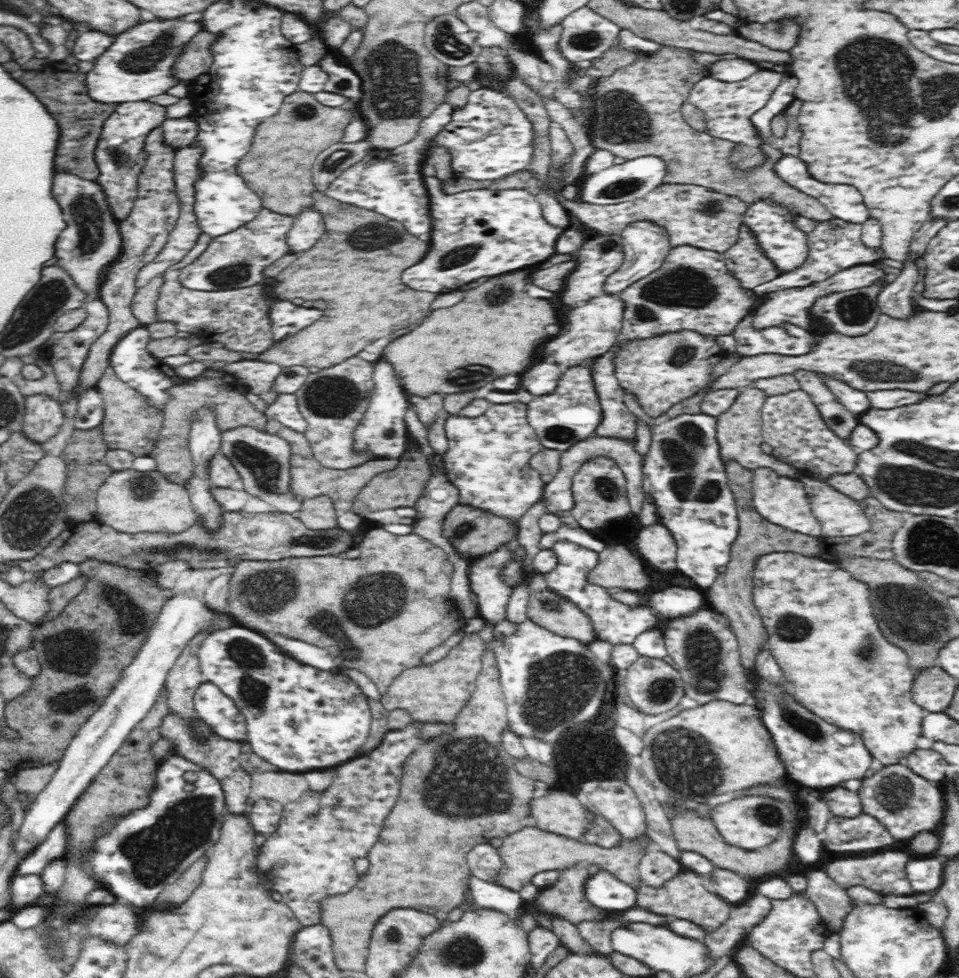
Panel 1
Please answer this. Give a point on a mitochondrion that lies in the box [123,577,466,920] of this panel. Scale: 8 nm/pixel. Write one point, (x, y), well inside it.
(252, 689)

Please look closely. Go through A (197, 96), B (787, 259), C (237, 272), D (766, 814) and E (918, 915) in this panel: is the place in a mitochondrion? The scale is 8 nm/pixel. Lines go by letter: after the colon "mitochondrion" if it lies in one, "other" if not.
A: other
B: other
C: mitochondrion
D: mitochondrion
E: other

